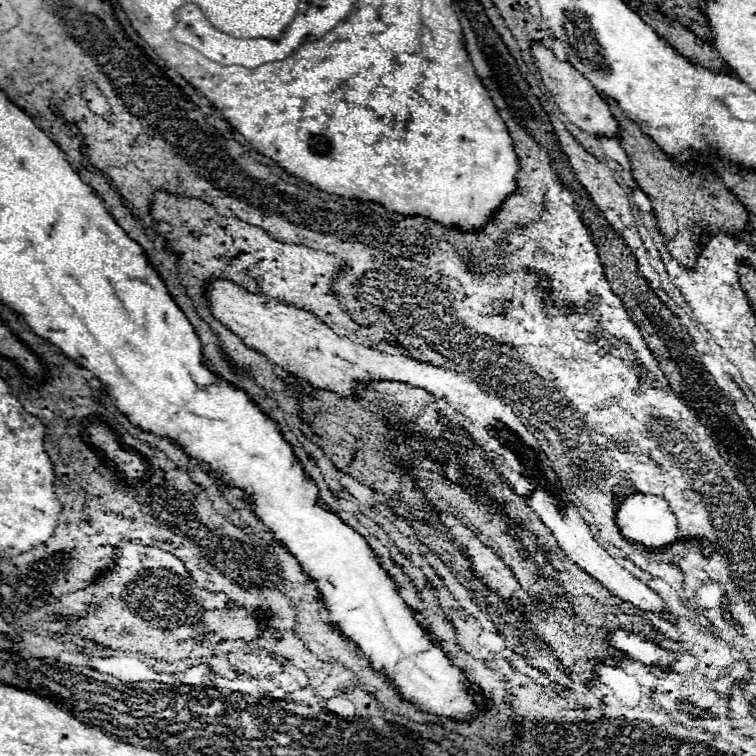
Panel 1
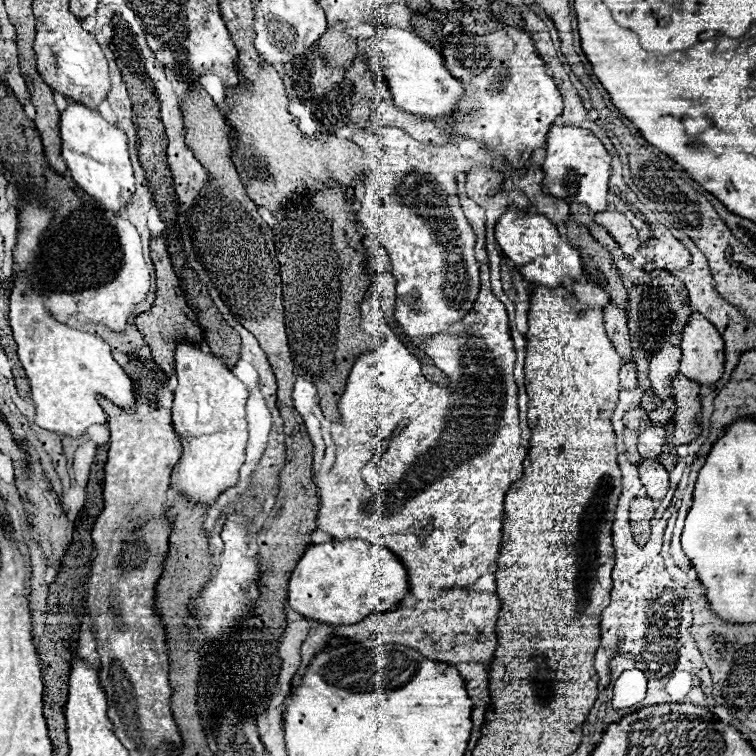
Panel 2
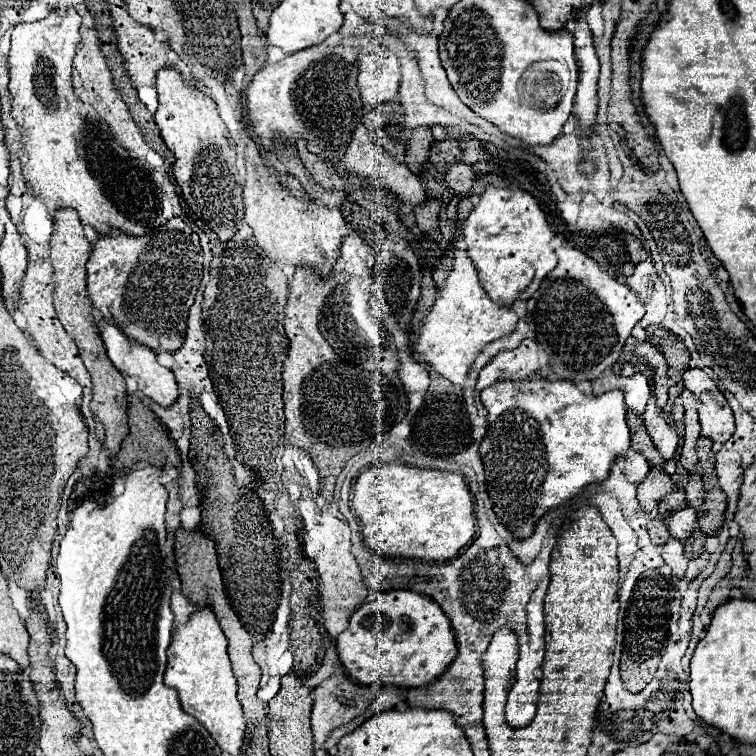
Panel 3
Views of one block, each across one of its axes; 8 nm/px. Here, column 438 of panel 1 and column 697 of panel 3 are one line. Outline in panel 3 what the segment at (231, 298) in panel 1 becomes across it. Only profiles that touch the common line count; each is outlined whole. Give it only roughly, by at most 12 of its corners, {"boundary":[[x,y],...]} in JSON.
{"boundary":[[700,368],[684,388],[700,400],[702,434],[724,444],[734,416],[724,394]]}

